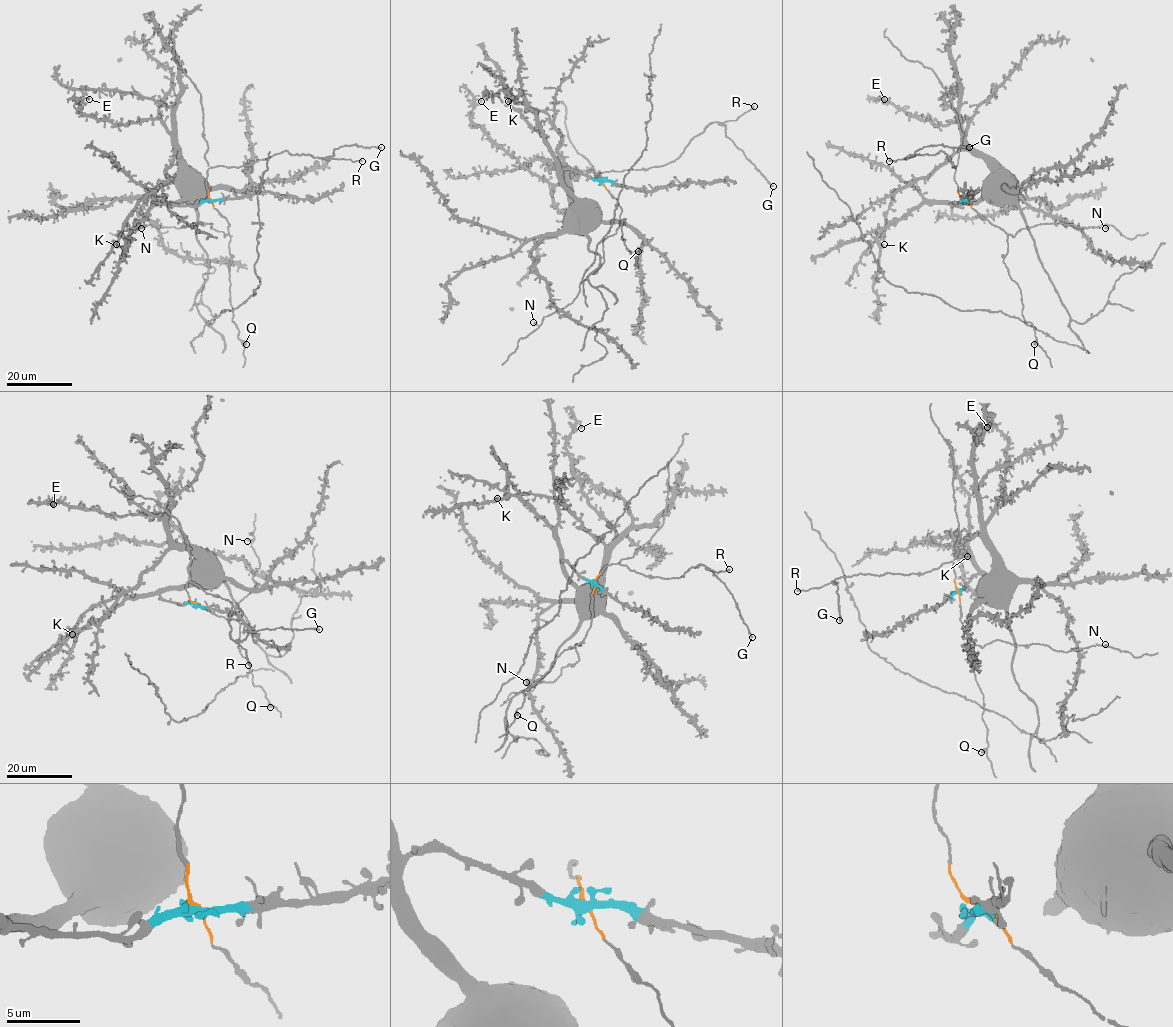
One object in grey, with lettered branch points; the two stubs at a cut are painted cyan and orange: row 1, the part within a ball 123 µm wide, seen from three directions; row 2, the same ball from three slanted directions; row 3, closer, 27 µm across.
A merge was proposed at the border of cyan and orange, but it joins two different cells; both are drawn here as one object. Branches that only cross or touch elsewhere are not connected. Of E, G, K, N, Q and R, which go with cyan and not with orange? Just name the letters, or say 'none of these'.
E, K

